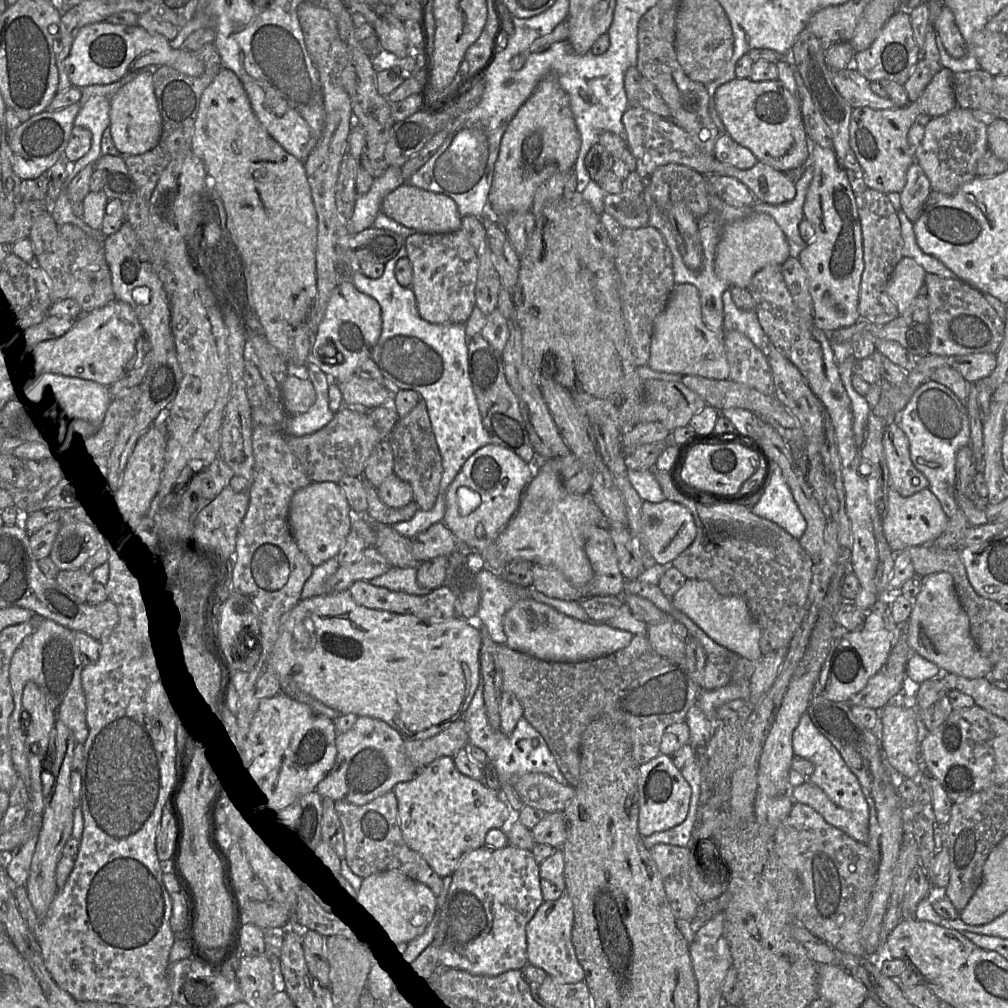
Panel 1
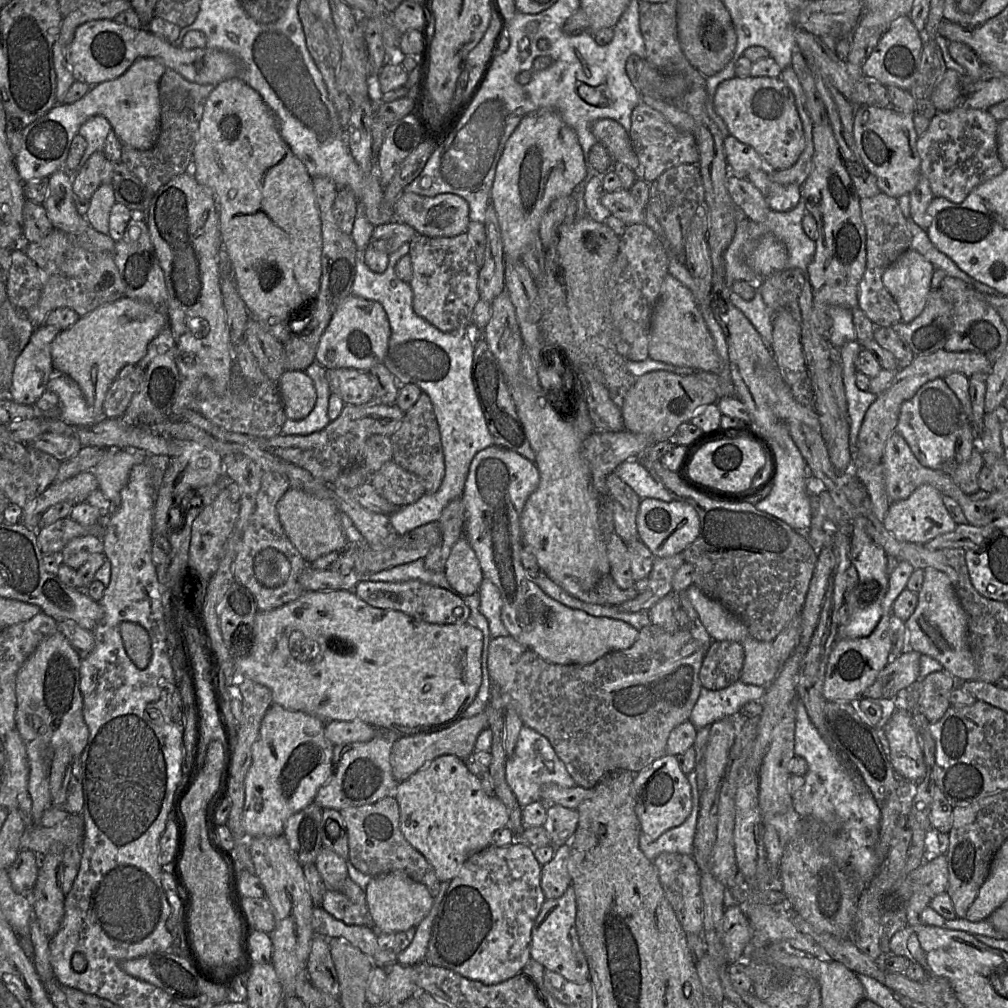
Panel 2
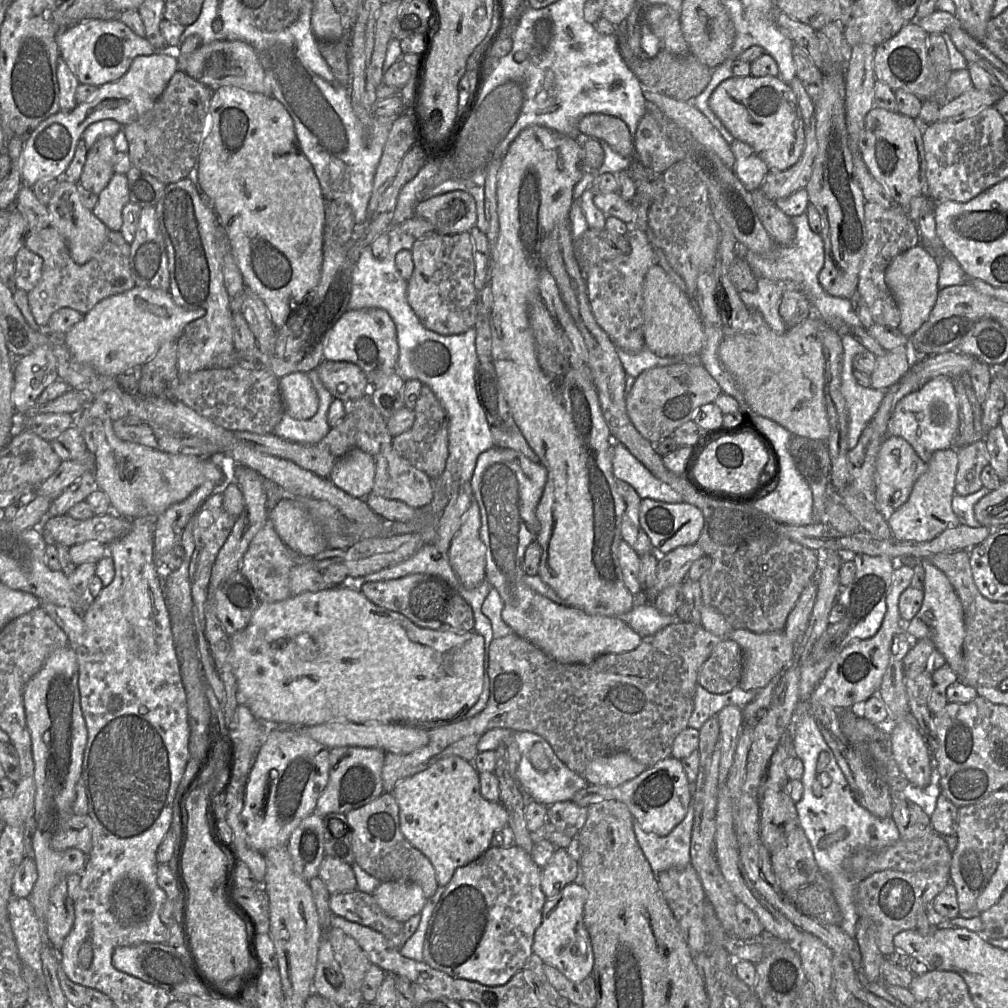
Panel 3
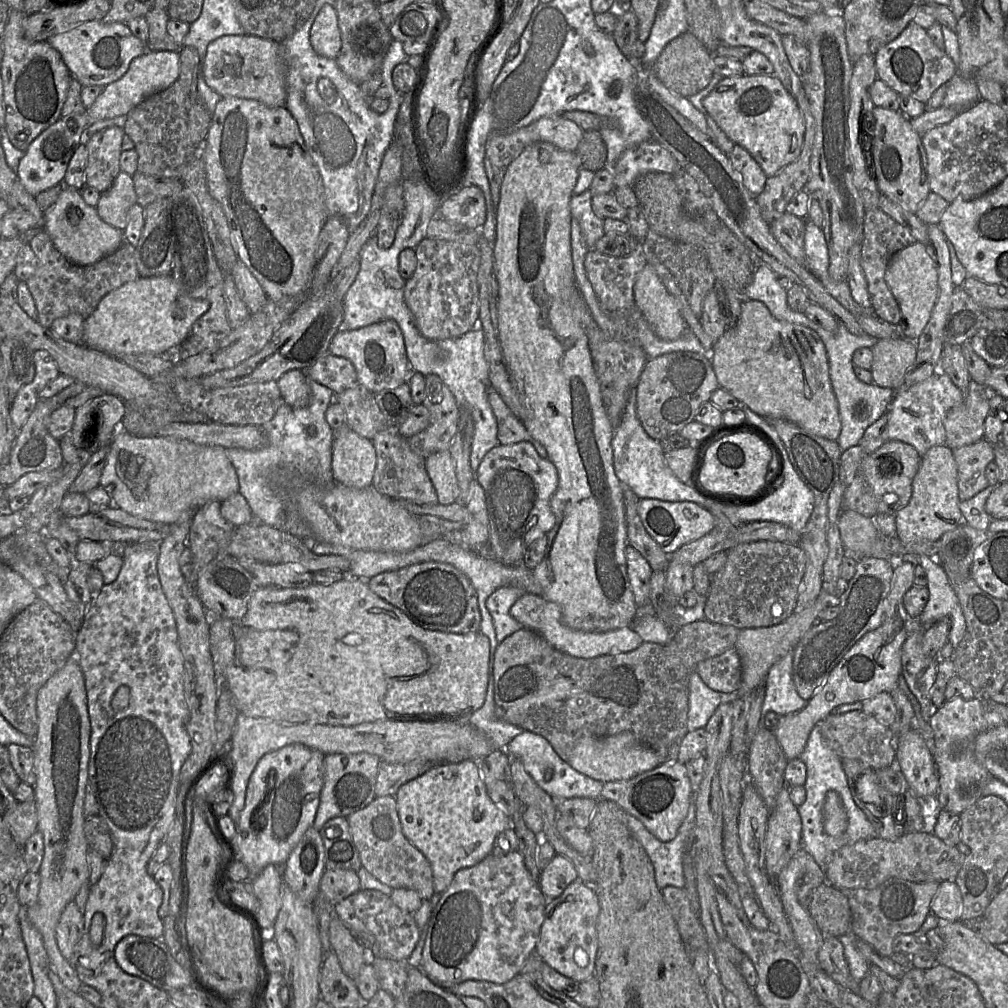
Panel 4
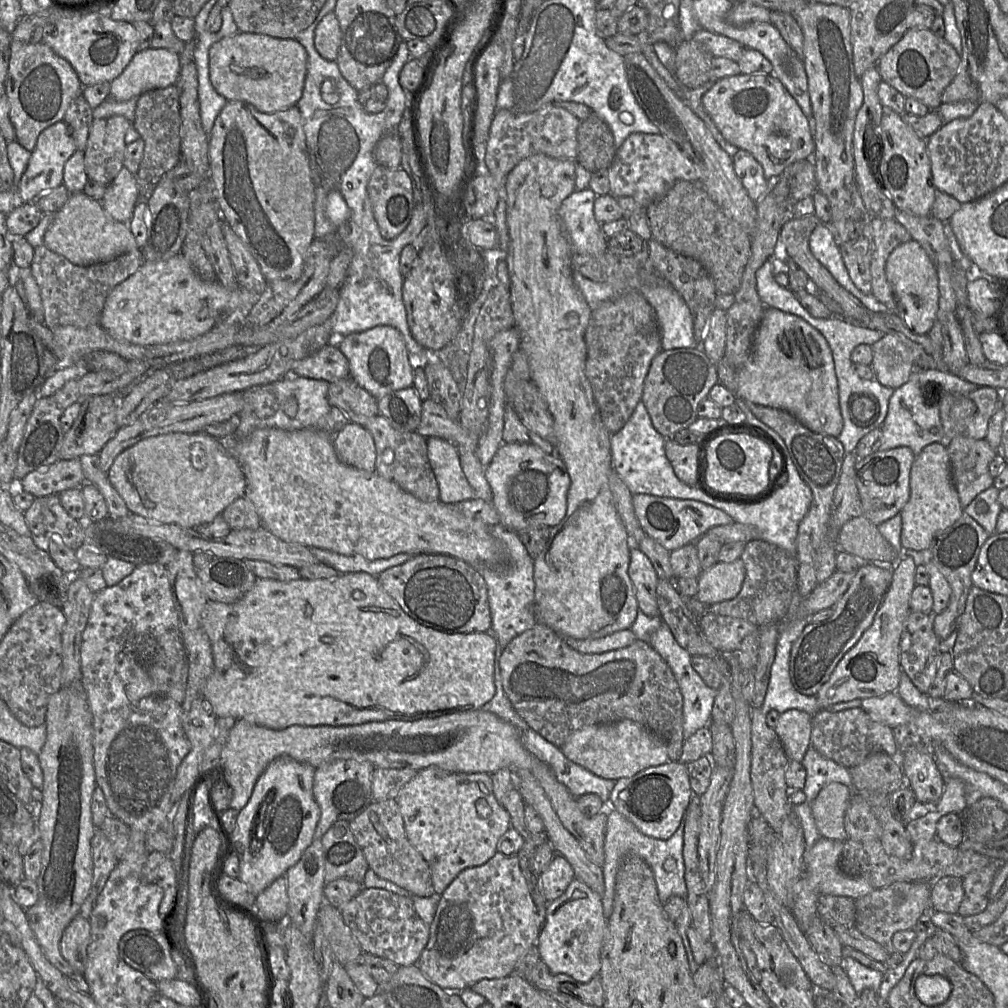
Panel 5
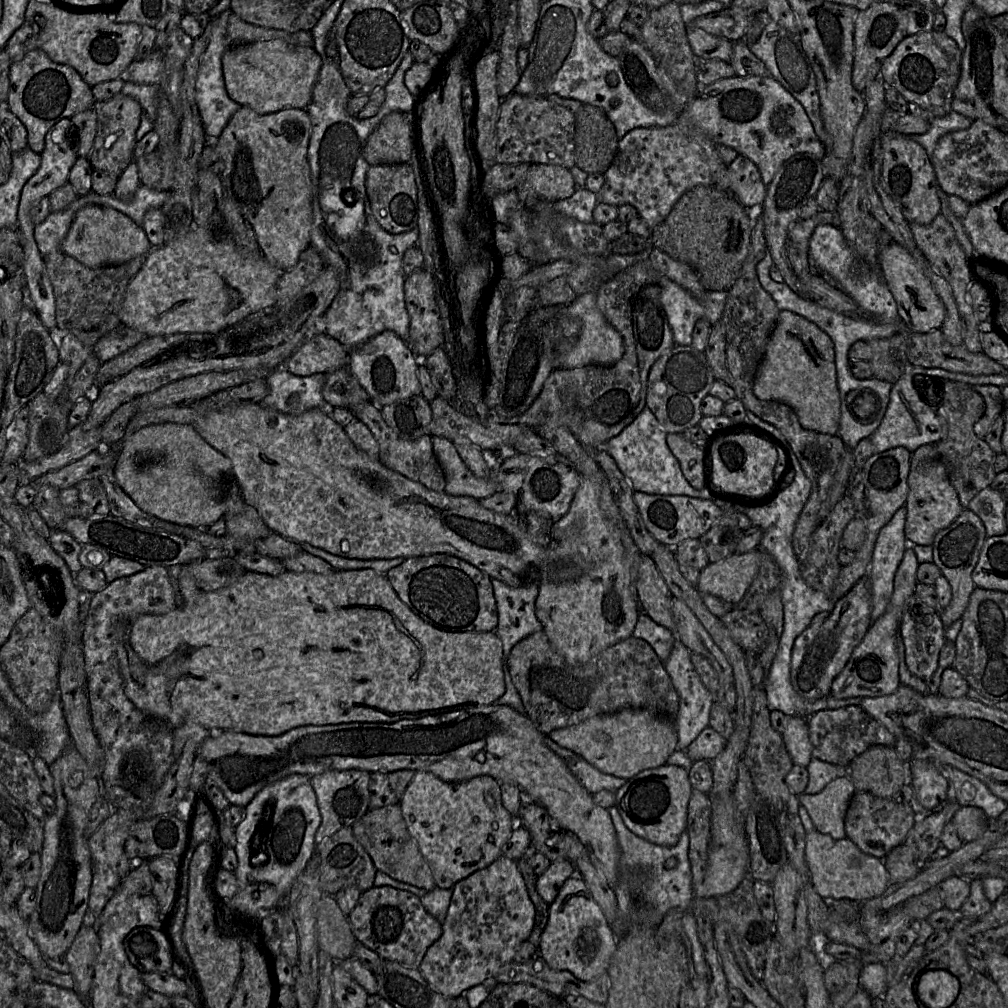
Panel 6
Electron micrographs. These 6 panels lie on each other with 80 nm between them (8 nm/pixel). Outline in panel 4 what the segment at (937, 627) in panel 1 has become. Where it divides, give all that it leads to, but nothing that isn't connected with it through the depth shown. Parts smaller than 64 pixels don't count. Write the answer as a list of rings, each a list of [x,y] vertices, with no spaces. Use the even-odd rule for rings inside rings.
[[[921,554],[918,560],[926,573],[929,591],[928,602],[918,619],[925,628],[929,628],[943,618],[948,618],[951,623],[948,642],[956,648],[966,631],[958,597],[935,557]]]

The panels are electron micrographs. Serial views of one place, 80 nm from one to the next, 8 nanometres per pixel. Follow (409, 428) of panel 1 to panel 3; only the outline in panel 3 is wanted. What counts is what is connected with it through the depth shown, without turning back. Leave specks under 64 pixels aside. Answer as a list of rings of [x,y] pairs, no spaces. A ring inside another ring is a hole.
[[[425,385],[422,387],[413,411],[415,420],[412,427],[400,435],[394,436],[392,447],[411,465],[426,473],[431,480],[436,480],[443,474],[449,455],[448,415],[435,393]]]

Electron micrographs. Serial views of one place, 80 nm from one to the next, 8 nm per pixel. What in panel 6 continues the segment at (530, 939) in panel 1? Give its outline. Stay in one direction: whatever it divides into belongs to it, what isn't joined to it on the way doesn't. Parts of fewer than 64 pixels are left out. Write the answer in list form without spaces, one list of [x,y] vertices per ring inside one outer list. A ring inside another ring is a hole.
[[[574,874],[565,881],[555,901],[549,906],[549,919],[541,935],[538,953],[550,968],[568,971],[578,980],[587,982],[606,972],[617,948],[617,942],[618,938],[613,933],[611,924],[606,920],[586,883],[578,874]]]

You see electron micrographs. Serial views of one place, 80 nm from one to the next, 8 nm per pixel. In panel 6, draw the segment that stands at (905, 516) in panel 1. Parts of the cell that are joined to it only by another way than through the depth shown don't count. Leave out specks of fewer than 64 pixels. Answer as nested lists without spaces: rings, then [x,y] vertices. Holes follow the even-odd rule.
[[[936,444],[922,445],[911,455],[905,508],[904,533],[908,544],[912,546],[932,546],[937,533],[949,527],[963,511]]]

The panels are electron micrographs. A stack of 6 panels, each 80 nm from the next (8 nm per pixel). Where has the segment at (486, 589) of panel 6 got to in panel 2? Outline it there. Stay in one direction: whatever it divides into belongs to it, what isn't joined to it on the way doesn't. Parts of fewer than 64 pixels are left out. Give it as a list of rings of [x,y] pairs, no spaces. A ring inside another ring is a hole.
[[[418,580],[406,582],[360,581],[354,593],[370,606],[380,609],[401,611],[421,621],[432,624],[465,624],[471,615],[470,608],[456,591],[433,586]]]

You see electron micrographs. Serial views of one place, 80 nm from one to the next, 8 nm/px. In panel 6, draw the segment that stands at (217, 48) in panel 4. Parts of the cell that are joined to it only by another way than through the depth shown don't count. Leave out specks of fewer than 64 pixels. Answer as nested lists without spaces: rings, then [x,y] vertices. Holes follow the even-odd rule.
[[[282,39],[229,47],[222,56],[223,76],[229,97],[259,114],[289,108],[306,109],[311,102],[322,63],[321,56],[314,48],[293,45]]]

